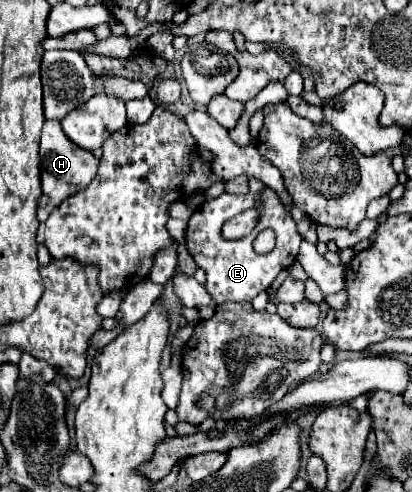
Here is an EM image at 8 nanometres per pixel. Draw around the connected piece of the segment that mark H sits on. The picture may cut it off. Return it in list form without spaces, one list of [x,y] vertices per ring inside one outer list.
[[[47,119],[43,123],[43,131],[41,131],[41,151],[39,151],[39,157],[41,157],[41,189],[43,189],[43,195],[39,199],[39,207],[37,207],[37,219],[43,223],[49,213],[63,201],[67,199],[69,195],[81,191],[87,187],[89,179],[93,179],[95,171],[97,171],[97,159],[77,147],[61,129],[61,123],[57,119]]]

